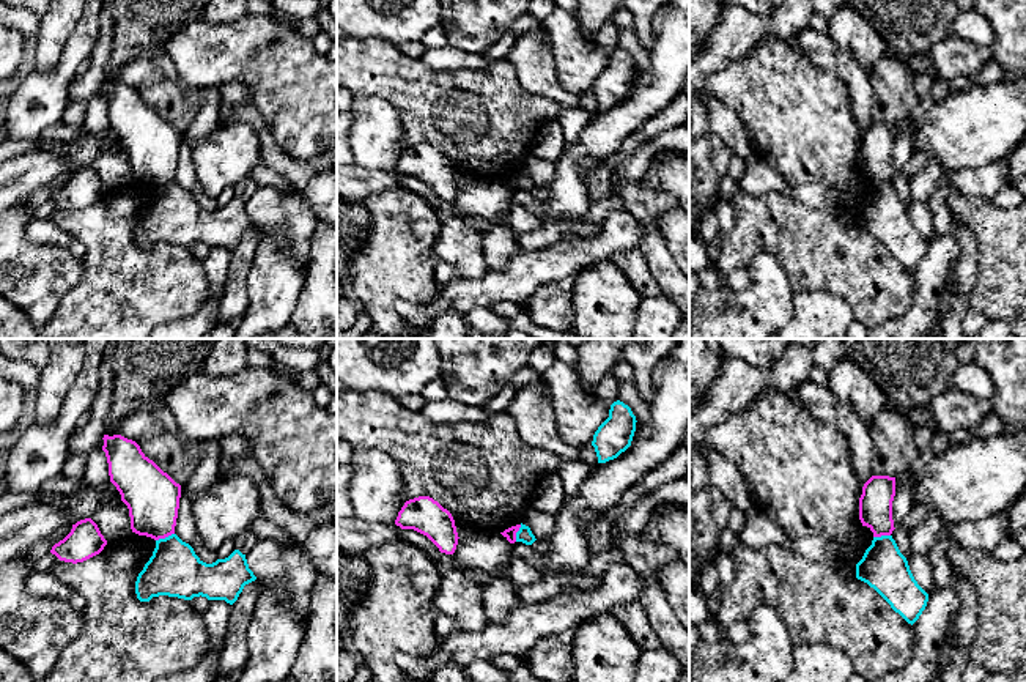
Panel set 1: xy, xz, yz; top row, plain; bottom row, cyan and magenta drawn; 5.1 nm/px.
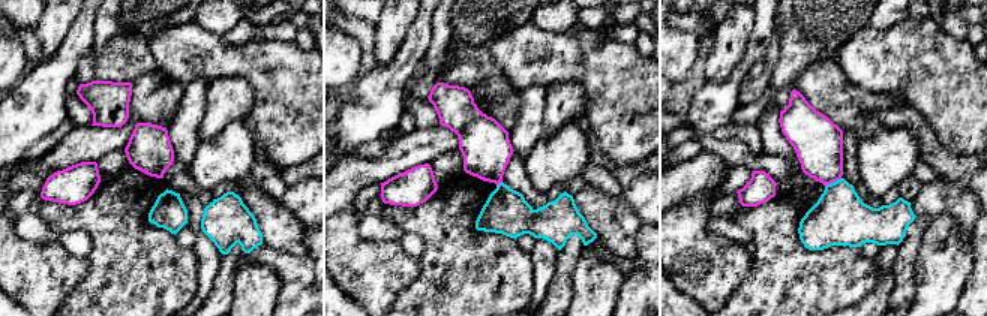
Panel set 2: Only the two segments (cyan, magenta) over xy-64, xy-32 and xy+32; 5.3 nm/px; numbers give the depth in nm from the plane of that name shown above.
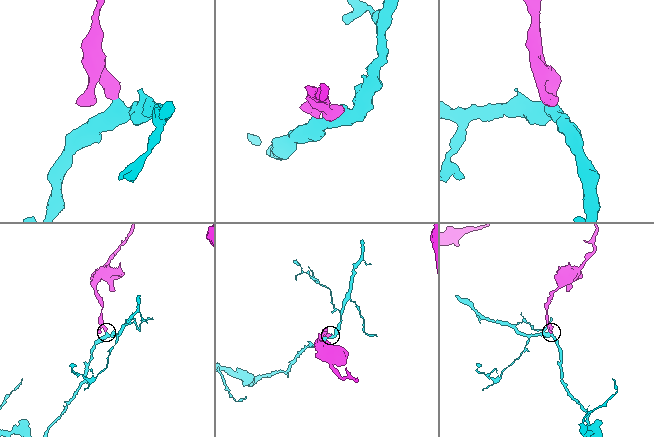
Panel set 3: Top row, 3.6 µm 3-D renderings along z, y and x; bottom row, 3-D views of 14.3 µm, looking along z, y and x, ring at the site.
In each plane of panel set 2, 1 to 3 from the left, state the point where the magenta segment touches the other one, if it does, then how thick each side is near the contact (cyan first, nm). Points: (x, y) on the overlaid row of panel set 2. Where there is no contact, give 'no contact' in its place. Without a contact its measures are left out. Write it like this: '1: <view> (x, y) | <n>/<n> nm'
1: no contact
2: xy-32 (500, 183) | 240/260 nm
3: xy+32 (834, 181) | 300/260 nm

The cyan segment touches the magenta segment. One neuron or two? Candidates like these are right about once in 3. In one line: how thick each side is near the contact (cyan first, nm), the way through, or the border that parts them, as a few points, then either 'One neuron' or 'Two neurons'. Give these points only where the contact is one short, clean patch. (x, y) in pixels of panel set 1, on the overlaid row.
Thickness 260 nm (cyan) against 280 nm. Boundary: xy (173, 533), (156, 541). Two neurons

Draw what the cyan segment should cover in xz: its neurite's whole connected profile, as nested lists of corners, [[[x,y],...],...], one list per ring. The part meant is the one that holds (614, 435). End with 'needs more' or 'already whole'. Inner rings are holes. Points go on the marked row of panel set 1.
[[[620,400],[611,405],[609,417],[598,427],[592,441],[598,463],[617,458],[631,446],[636,422],[636,416],[628,405]]]; already whole

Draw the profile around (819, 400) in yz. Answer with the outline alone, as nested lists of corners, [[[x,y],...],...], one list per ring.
[[[804,381],[793,394],[814,419],[832,425],[843,433],[858,480],[865,484],[872,477],[875,458],[870,422],[859,417],[848,405],[839,400],[828,386]]]

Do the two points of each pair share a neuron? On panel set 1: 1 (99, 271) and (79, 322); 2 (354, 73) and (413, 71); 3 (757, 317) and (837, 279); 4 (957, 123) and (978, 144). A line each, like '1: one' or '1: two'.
1: one
2: one
3: two
4: one

